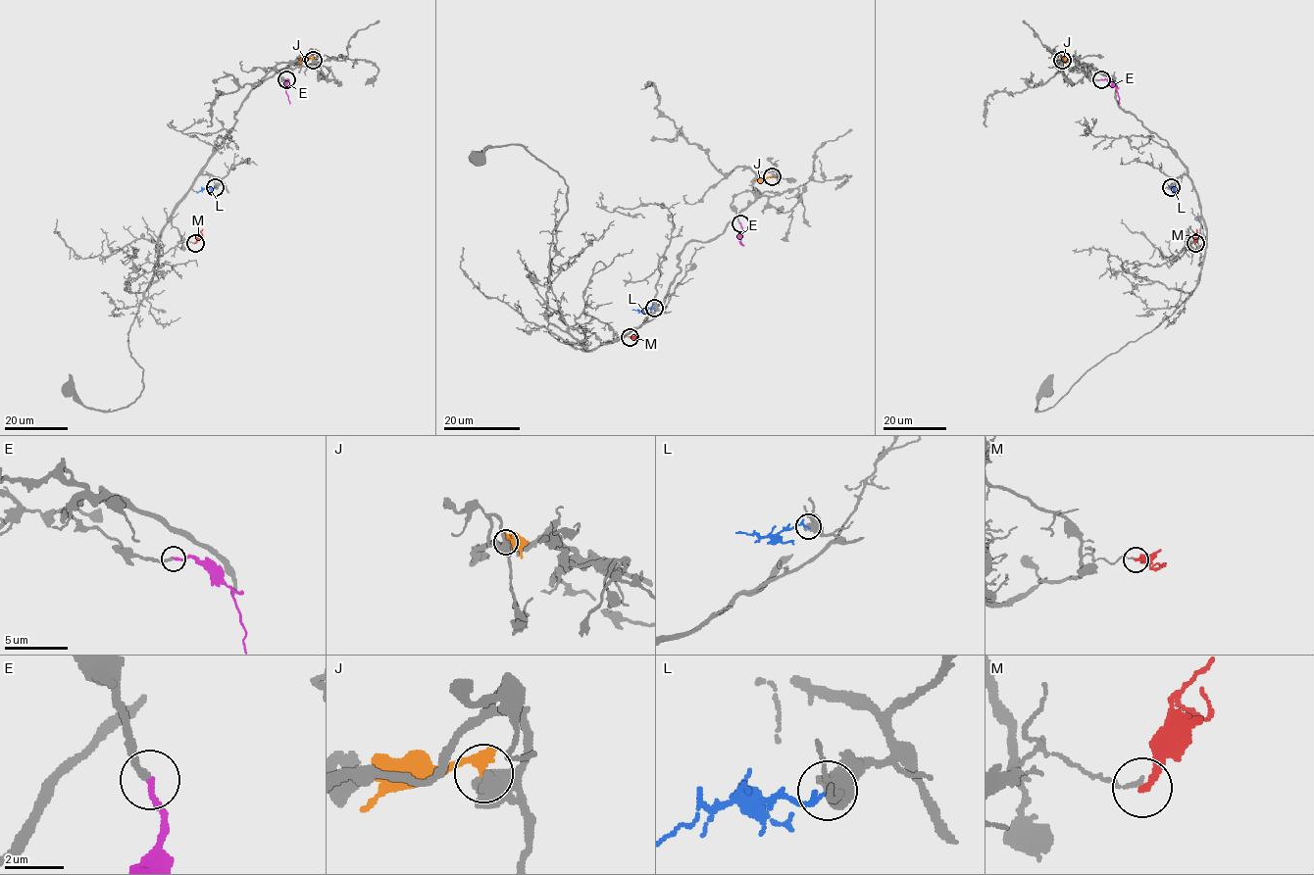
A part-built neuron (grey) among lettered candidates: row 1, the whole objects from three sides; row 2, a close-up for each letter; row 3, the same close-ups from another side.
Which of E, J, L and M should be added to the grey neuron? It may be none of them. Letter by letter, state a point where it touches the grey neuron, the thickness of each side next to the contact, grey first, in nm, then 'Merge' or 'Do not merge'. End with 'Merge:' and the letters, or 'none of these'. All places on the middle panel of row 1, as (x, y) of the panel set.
E: Touches grey at (740, 223). Thickness 240 nm (grey) against 190 nm. Merge
J: Touches grey at (772, 176). Thickness 750 nm (grey) against 320 nm. Do not merge
L: Touches grey at (654, 308). Thickness 460 nm (grey) against 170 nm. Do not merge
M: Touches grey at (630, 337). Thickness 120 nm (grey) against 220 nm. Do not merge
Merge: E

